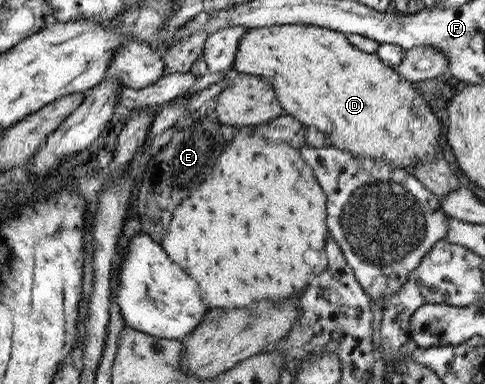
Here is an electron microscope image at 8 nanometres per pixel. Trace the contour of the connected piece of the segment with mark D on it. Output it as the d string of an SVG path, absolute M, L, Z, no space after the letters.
M283 24L248 28L247 32L239 38L239 46L237 46L237 50L235 50L235 60L233 60L232 64L234 73L257 75L262 80L271 84L275 98L285 115L291 116L294 120L305 124L307 127L312 127L319 132L323 132L323 134L325 134L327 147L331 146L349 152L353 158L387 160L387 163L393 164L395 168L401 168L410 173L409 170L413 170L413 164L417 166L417 164L423 162L427 156L441 150L441 147L439 147L439 132L441 132L439 120L435 118L429 106L425 104L427 98L423 98L421 93L417 93L415 83L403 79L392 67L383 64L383 61L379 60L379 57L377 57L375 53L367 54L355 48L352 44L349 44L349 41L345 38L343 33L307 24Z

